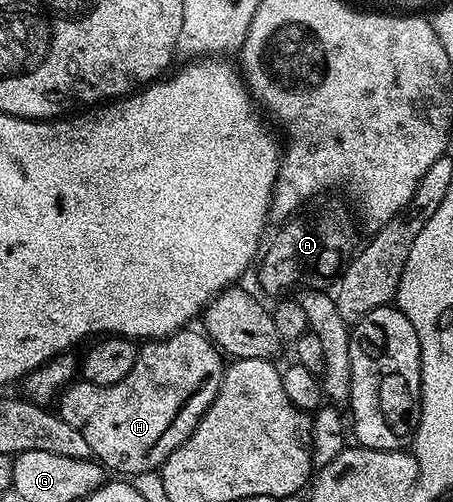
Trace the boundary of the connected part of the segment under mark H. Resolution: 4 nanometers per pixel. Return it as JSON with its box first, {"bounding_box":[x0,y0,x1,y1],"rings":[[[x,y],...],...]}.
{"bounding_box":[58,327,224,475],"rings":[[[187,327],[171,337],[147,340],[130,374],[112,387],[96,387],[78,379],[61,390],[58,416],[88,439],[91,454],[107,470],[115,469],[118,475],[161,470],[168,455],[192,436],[198,420],[216,399],[224,372],[223,354],[209,337],[192,330]]]}

